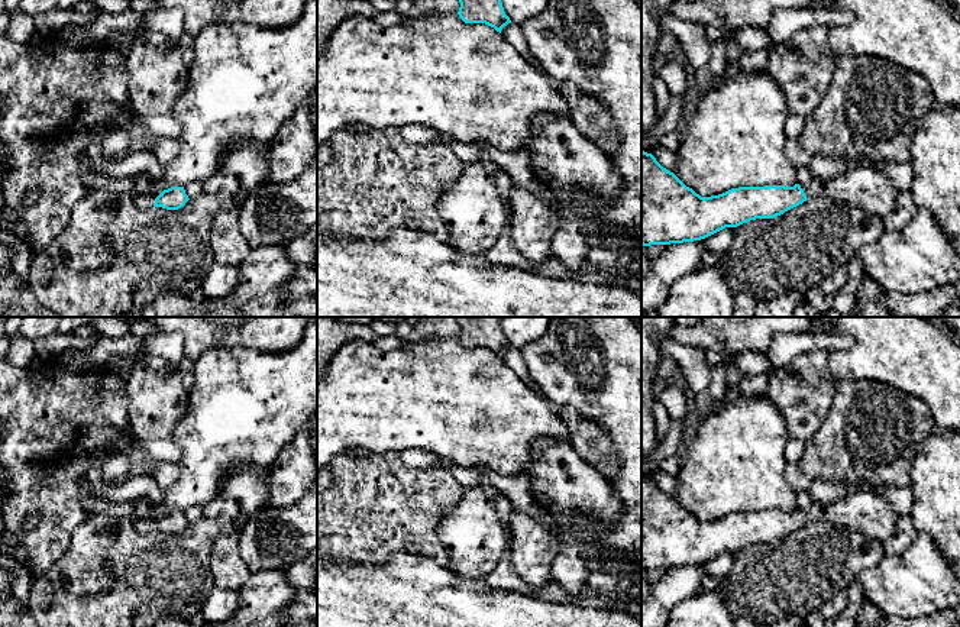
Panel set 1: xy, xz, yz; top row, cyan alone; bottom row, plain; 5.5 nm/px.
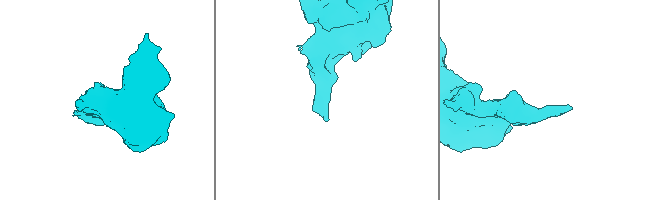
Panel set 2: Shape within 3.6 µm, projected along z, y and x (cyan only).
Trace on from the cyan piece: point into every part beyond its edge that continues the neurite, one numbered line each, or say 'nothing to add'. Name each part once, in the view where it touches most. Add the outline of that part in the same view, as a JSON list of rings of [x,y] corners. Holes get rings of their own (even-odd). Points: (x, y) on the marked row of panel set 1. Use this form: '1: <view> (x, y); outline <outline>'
1: xy (148, 200); outline [[[162,191],[155,193],[155,194],[140,195],[140,197],[138,197],[138,198],[135,198],[135,203],[136,203],[136,206],[140,207],[140,209],[153,207],[155,198],[156,198],[161,193],[162,193]]]

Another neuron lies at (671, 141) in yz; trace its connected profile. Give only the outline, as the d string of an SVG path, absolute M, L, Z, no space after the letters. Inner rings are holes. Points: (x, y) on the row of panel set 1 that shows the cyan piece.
M675 129L666 135L663 135L660 139L659 139L659 145L675 152L681 143L681 139L682 139L682 133L681 133L681 129Z

